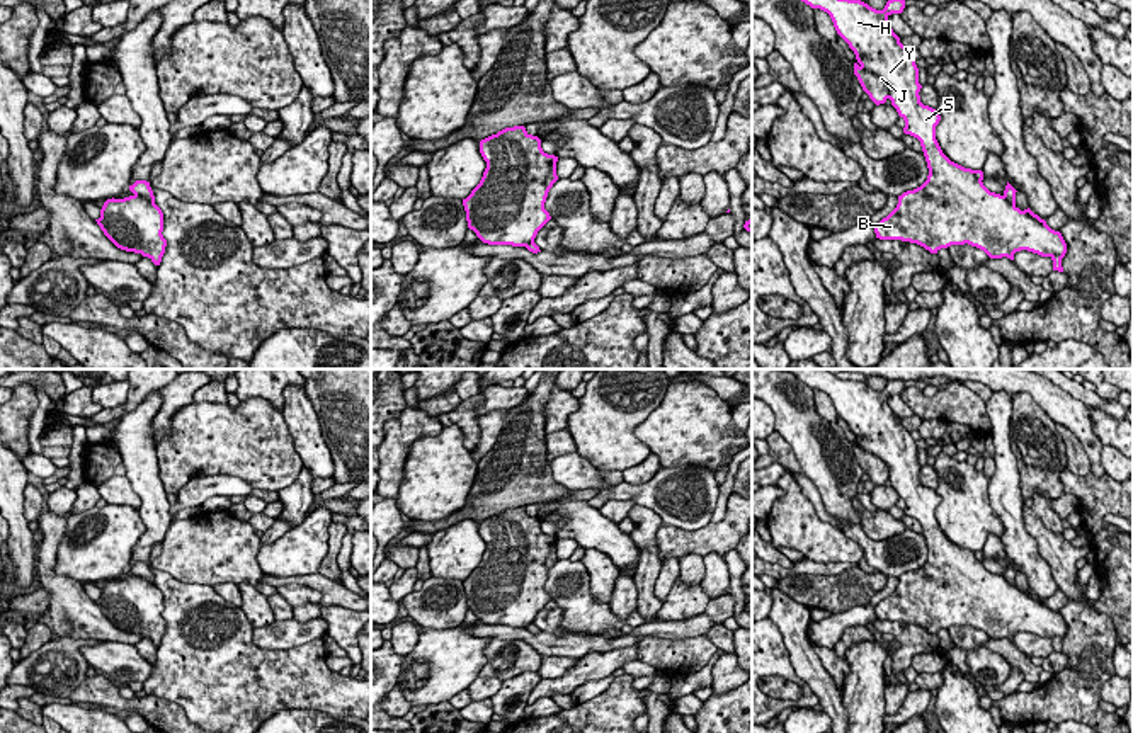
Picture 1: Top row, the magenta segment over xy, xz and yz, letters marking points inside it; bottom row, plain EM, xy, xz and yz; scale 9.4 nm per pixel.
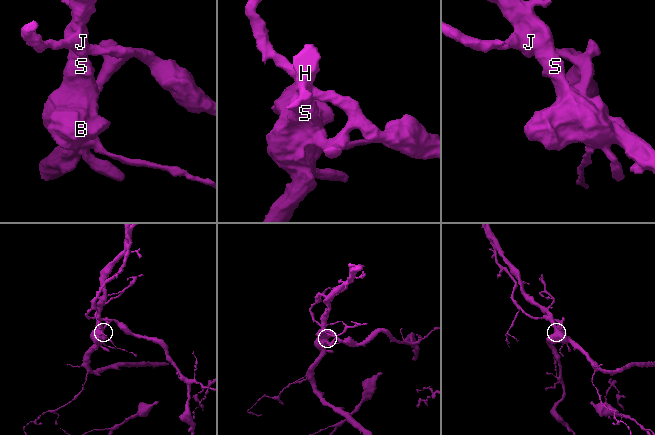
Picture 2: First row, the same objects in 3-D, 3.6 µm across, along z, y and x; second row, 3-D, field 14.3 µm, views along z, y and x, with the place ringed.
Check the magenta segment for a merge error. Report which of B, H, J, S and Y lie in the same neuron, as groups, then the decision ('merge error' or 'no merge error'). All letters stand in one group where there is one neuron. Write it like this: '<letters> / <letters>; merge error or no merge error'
B H S Y / J; merge error

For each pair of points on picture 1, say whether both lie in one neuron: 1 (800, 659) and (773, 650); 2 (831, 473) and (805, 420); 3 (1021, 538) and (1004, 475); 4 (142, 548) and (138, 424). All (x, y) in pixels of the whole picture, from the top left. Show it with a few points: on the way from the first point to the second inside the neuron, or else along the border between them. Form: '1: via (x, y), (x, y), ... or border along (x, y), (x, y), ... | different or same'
1: border along (771, 619), (781, 635), (791, 669), (810, 689) | different
2: via (827, 460), (808, 434) | same
3: via (1013, 522), (1004, 490) | same
4: via (152, 517), (152, 494), (138, 454) | same

